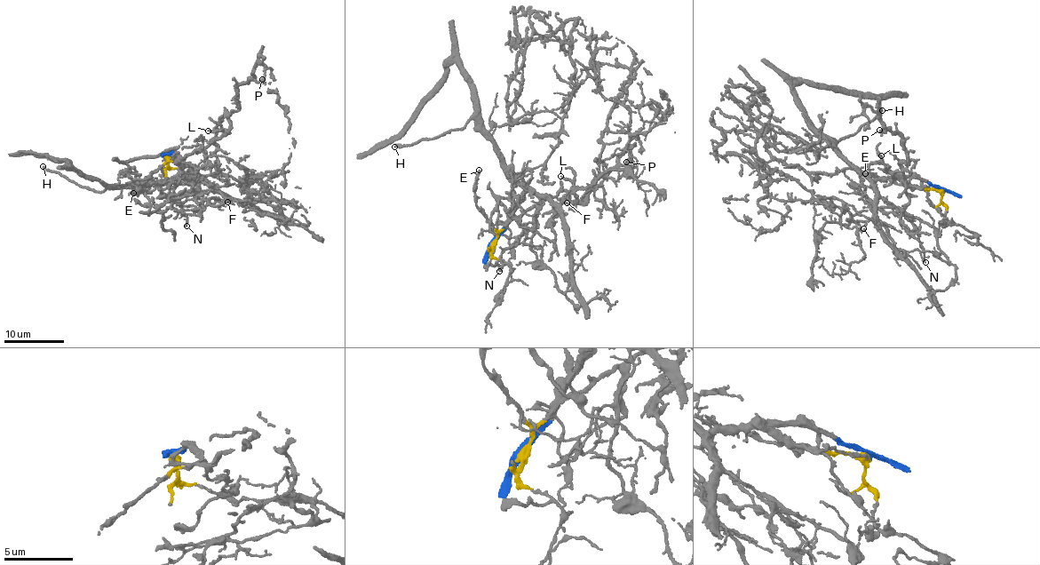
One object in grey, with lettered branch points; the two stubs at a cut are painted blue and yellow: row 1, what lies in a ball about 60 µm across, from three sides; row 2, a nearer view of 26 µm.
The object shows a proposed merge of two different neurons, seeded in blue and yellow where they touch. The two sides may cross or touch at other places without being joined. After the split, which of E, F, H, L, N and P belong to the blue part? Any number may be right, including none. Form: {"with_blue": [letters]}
{"with_blue": ["F", "H", "N"]}

